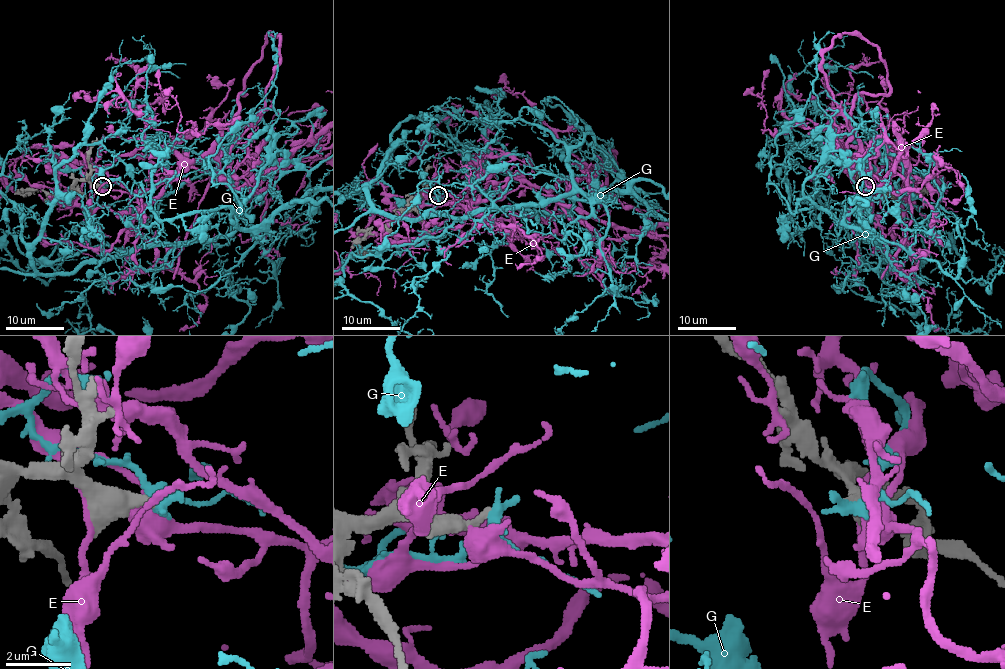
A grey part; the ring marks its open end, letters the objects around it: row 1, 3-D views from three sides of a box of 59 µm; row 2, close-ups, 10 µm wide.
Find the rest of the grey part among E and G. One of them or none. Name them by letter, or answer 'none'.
none

